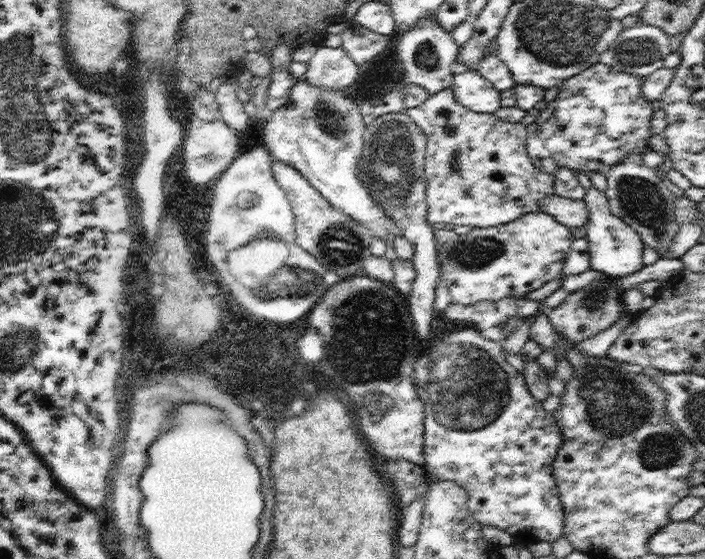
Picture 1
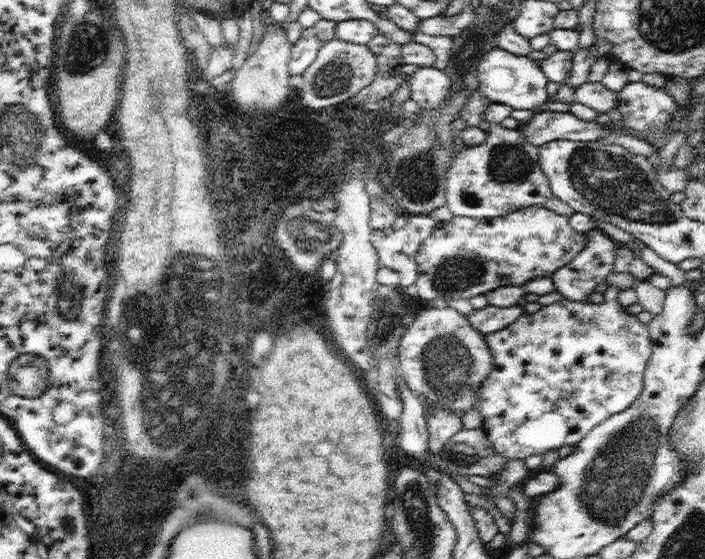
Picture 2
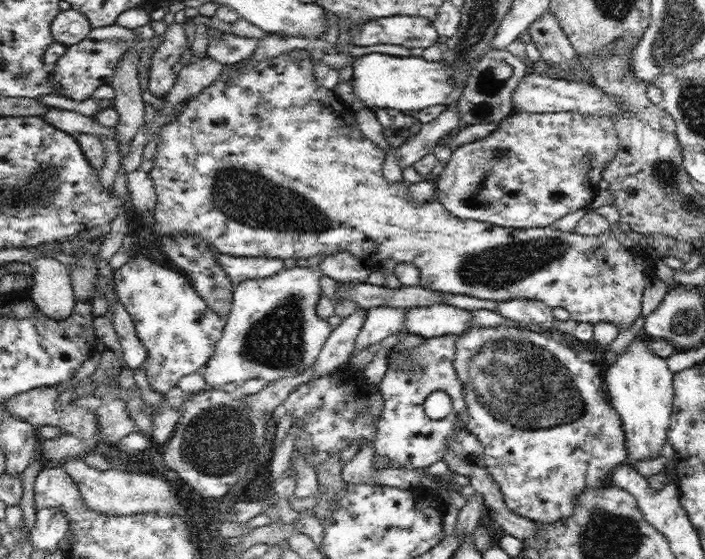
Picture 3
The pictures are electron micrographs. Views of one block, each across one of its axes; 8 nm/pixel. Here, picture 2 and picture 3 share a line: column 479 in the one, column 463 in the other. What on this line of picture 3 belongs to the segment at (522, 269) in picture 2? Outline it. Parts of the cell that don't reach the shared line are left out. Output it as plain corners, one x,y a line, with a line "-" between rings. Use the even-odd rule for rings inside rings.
292,50
290,54
288,52
282,52
282,54
278,54
276,58
266,58
266,60
258,60
258,64
256,62
248,62
248,64
244,64
244,62
240,62
240,64
224,64
224,70
222,70
222,74
212,82
212,84
208,84
198,96
194,96
194,98
190,98
162,128
160,128
160,132
156,134
158,138
160,138
160,142
158,142
158,148
156,148
156,154
154,154
154,166
152,166
152,170
148,172
148,176
150,176
150,180
154,182
154,188
156,188
156,194
158,194
158,204
156,204
156,212
154,212
154,232
158,232
158,234
162,234
162,236
180,236
180,234
192,234
192,236
196,236
196,238
200,238
200,240
204,240
208,246
212,246
218,254
232,254
232,256
266,256
266,258
282,258
282,260
286,260
286,258
294,258
294,260
298,260
298,258
312,258
312,256
332,256
332,254
338,254
338,252
350,252
352,256
356,256
356,258
362,258
364,260
364,264
370,268
370,270
376,270
378,266
382,266
386,260
394,260
394,262
398,262
398,264
414,264
416,268
418,268
418,276
420,276
420,280
418,280
418,284
420,286
424,286
424,288
428,288
428,290
438,290
438,292
448,292
448,294
466,294
466,296
476,296
476,298
482,298
482,300
494,300
494,302
500,302
500,300
542,300
546,306
550,306
550,308
558,308
558,306
562,306
562,308
566,308
568,312
570,312
570,318
572,320
576,320
578,324
596,324
596,322
612,322
612,324
616,324
618,328
622,328
622,330
626,330
626,328
630,328
632,324
634,324
634,320
636,318
640,318
642,316
642,298
644,298
644,288
646,288
646,278
650,278
650,276
654,276
656,272
654,272
654,266
656,266
656,256
654,256
654,252
648,252
648,250
640,250
640,248
628,248
628,246
624,246
610,230
604,230
602,234
596,234
596,236
582,236
582,234
576,234
574,230
572,232
562,232
562,230
556,230
554,226
548,226
548,228
504,228
504,226
494,226
494,224
486,224
486,222
480,222
480,220
462,220
462,218
458,218
458,216
454,216
452,212
448,212
446,208
444,208
444,204
438,200
438,198
432,198
430,202
420,202
420,204
416,204
416,202
412,202
410,200
410,192
408,192
408,186
410,186
410,182
390,182
388,178
384,178
384,172
382,172
382,166
384,166
384,160
386,160
386,156
388,154
384,154
384,150
380,148
380,144
374,144
374,142
370,142
364,134
362,134
362,130
358,128
358,122
354,120
356,118
356,112
352,110
352,108
348,108
340,98
336,98
336,94
334,94
334,90
326,90
326,88
322,88
322,86
318,86
316,84
316,78
314,78
314,66
316,64
312,64
312,58
308,56
308,58
294,58
294,52
300,52
300,50

